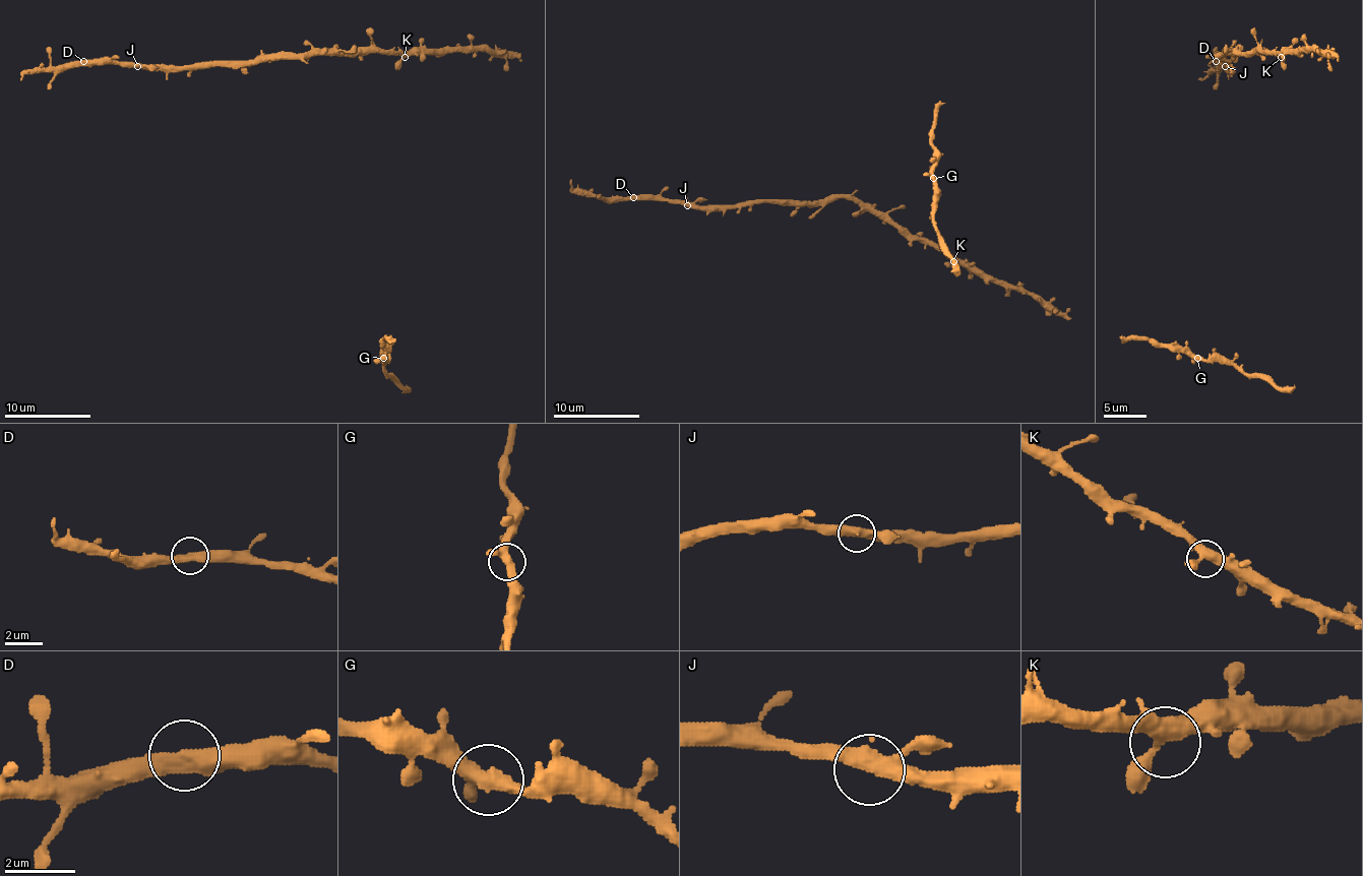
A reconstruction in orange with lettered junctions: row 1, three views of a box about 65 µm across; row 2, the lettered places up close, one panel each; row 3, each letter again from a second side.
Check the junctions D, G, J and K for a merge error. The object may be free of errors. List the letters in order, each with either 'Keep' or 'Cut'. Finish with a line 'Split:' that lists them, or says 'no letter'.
D: Keep
G: Keep
J: Keep
K: Keep
Split: no letter

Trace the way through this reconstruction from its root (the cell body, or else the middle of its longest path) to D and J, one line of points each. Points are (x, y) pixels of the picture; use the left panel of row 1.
D: (397, 53), (303, 53), (266, 61), (202, 61), (191, 66), (120, 66), (83, 61)
J: (397, 53), (303, 53), (266, 61), (137, 66)

